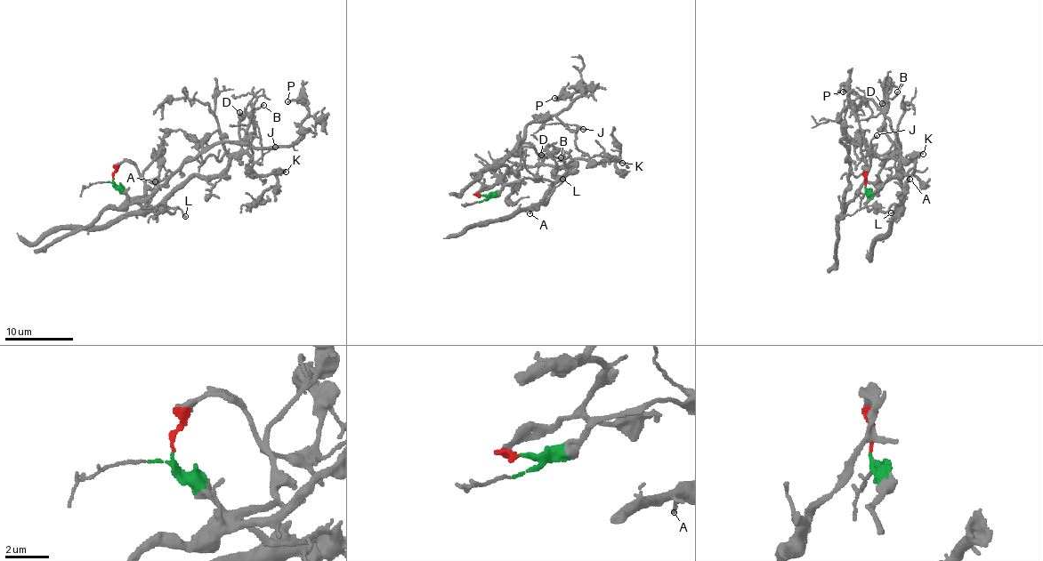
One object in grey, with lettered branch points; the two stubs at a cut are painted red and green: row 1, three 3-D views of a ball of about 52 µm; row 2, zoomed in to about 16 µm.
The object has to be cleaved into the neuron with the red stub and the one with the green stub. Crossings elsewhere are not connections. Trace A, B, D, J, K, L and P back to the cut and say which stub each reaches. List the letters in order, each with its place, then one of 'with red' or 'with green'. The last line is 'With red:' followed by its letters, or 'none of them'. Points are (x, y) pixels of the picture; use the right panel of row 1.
A: (909, 179) | with green
B: (897, 92) | with green
D: (882, 103) | with green
J: (877, 135) | with green
K: (923, 154) | with green
L: (891, 212) | with green
P: (843, 92) | with red
With red: P

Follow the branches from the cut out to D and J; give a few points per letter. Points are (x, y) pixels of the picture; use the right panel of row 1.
D: (864, 187), (867, 210), (885, 212), (901, 201), (904, 192), (888, 106), (882, 103)
J: (864, 187), (867, 210), (885, 212), (904, 192), (897, 143), (900, 149), (899, 159), (876, 158), (877, 134)

